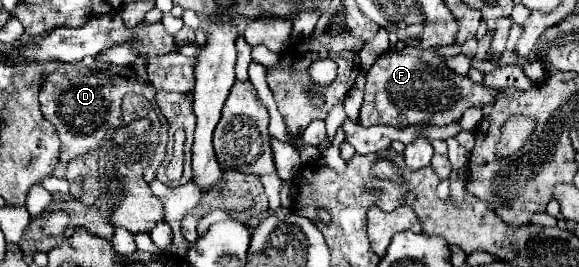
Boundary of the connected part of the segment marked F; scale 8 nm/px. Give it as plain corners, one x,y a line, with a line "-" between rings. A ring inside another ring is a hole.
404,47
402,51
388,51
376,59
366,77
364,103
360,107
358,123
362,127
392,125
404,129
408,125
432,123
448,125
458,121
462,113
472,105
486,105
500,93
486,89
480,83
472,83
464,75
456,75
444,67
444,59
436,55
438,49

